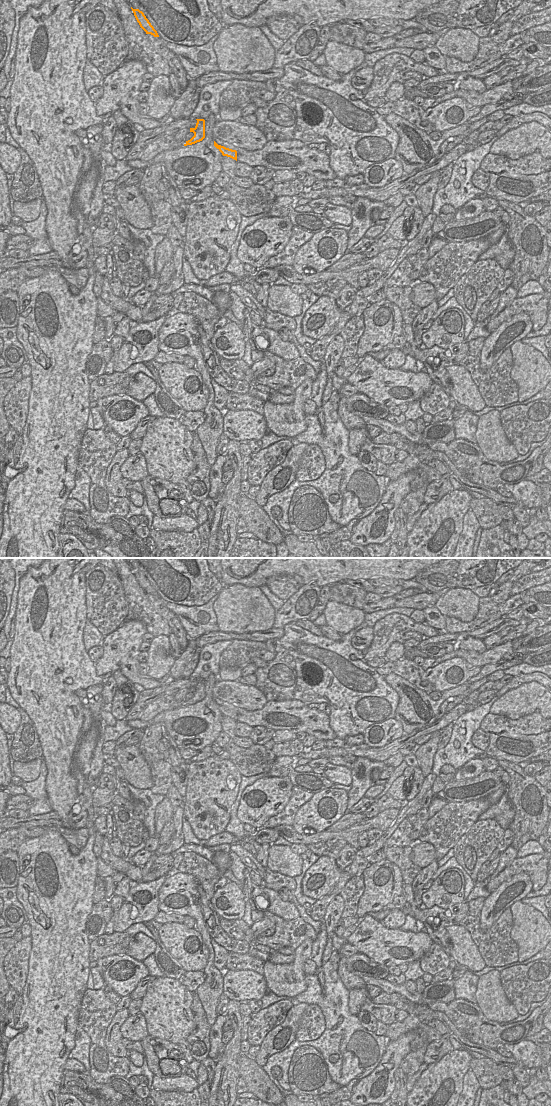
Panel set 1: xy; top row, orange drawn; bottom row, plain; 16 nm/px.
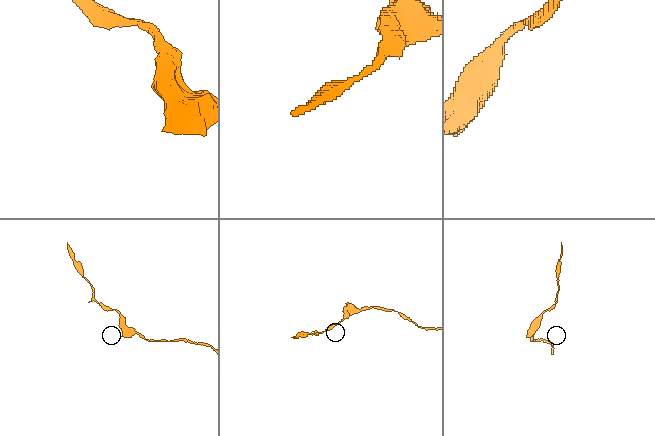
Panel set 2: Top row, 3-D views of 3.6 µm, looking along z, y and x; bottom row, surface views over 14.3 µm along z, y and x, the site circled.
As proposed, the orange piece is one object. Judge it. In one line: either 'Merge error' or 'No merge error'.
Merge error.

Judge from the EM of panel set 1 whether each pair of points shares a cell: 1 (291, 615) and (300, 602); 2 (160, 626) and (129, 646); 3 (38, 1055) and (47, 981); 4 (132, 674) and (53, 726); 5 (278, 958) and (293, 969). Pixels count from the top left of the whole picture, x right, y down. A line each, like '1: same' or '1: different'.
1: same
2: different
3: same
4: different
5: different

